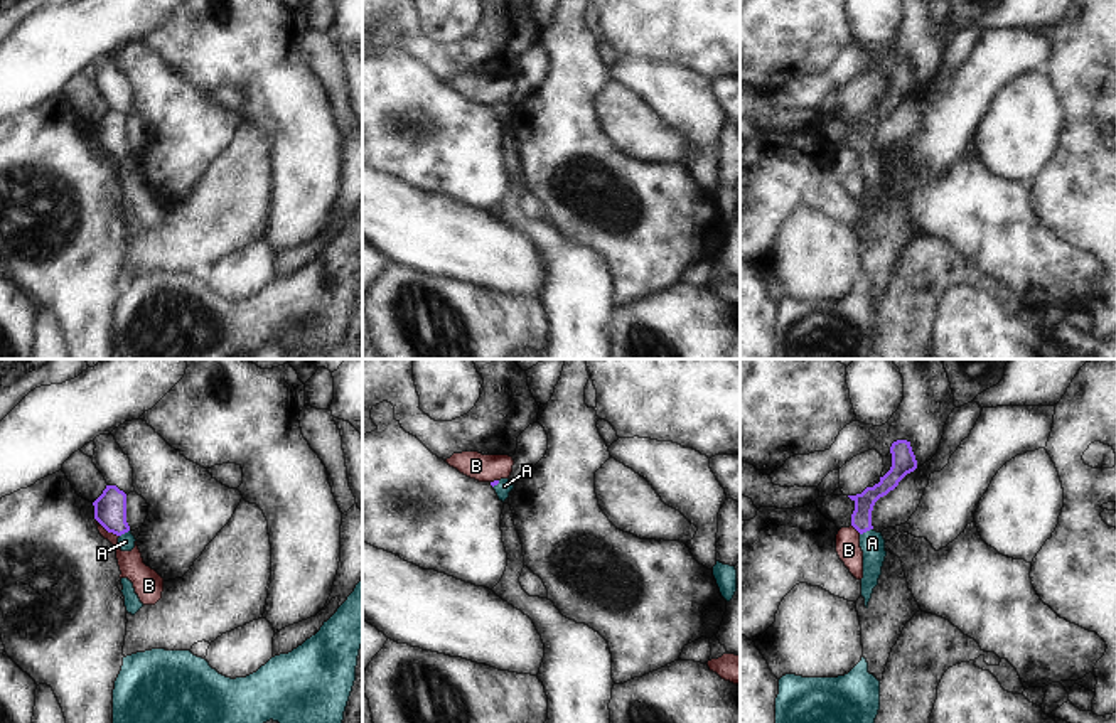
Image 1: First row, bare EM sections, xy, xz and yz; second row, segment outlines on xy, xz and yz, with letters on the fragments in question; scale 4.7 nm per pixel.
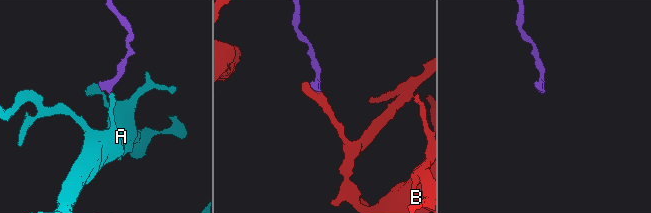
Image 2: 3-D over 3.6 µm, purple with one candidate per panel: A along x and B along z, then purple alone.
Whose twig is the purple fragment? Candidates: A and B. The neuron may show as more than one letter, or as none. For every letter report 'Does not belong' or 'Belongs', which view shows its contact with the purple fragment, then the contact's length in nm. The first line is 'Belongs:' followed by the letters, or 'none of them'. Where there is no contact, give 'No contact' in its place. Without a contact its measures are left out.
Belongs: A
A: Belongs. Touches purple in yz. Shared border 70 nm
B: Does not belong. Touches purple in xy. Shared border 110 nm.

